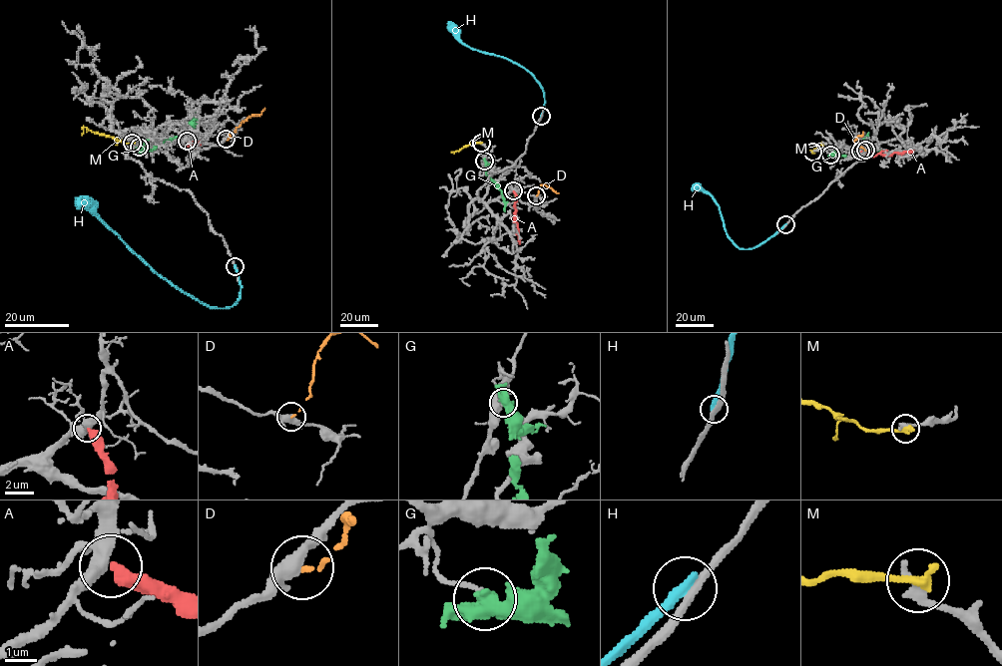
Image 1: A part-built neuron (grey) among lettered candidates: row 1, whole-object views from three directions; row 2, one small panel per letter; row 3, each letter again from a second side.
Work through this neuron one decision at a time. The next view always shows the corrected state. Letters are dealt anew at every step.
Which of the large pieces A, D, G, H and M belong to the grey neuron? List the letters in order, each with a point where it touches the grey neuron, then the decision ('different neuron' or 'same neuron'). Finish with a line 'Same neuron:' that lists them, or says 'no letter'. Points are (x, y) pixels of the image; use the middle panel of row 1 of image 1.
A: meets grey at (513, 190); different neuron
D: meets grey at (536, 195); different neuron
G: meets grey at (484, 161); different neuron
H: meets grey at (541, 116); different neuron
M: meets grey at (481, 143); different neuron
Same neuron: no letter

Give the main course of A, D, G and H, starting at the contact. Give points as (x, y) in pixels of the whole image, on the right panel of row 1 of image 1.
A: (860, 151), (890, 155), (913, 149)
D: (865, 150), (854, 142), (862, 132)
G: (830, 155), (851, 156), (871, 150), (865, 143), (868, 132)
H: (785, 224), (751, 248), (741, 248), (728, 235), (716, 200), (702, 189), (692, 188)

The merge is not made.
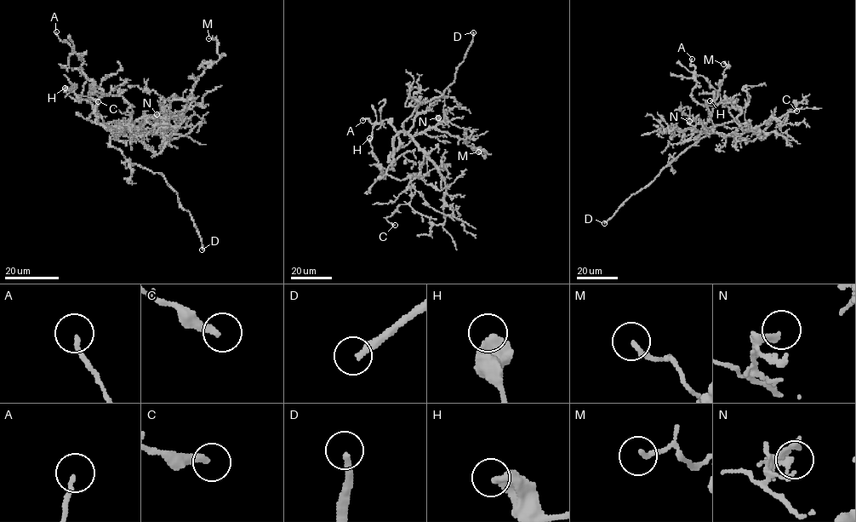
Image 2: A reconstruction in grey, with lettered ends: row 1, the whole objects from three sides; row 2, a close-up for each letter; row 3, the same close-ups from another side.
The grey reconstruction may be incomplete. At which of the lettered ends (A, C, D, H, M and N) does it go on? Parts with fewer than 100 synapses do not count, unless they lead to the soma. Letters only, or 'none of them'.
D

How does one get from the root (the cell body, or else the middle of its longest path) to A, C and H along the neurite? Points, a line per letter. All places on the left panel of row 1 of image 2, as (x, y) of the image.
A: (107, 129), (97, 122), (99, 97), (91, 92), (105, 94), (56, 31)
C: (107, 129), (129, 129), (137, 134), (120, 141), (117, 139), (120, 130), (109, 127), (88, 100), (98, 101)
H: (107, 129), (97, 122), (95, 100), (78, 96), (74, 92), (77, 86), (66, 92), (65, 88)

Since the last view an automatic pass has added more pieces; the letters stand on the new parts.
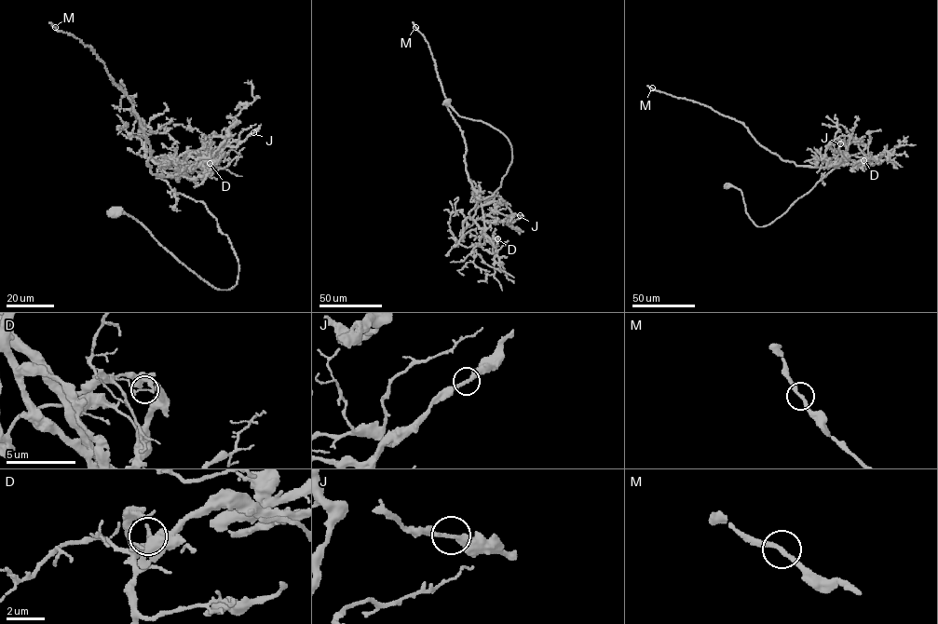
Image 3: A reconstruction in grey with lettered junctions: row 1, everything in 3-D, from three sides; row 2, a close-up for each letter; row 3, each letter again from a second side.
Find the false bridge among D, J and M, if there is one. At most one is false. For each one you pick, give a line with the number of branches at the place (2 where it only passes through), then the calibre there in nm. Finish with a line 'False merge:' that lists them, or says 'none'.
D: 2 | 140 nm
False merge: D

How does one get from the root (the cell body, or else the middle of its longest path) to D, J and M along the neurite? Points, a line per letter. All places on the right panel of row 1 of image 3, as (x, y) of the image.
D: (727, 184), (741, 192), (749, 217), (756, 225), (764, 226), (782, 215), (845, 159), (863, 160)
J: (727, 184), (741, 192), (745, 211), (754, 223), (766, 225), (845, 161), (840, 143)
M: (727, 184), (764, 226), (845, 159), (856, 163), (797, 166), (741, 123), (651, 88)

